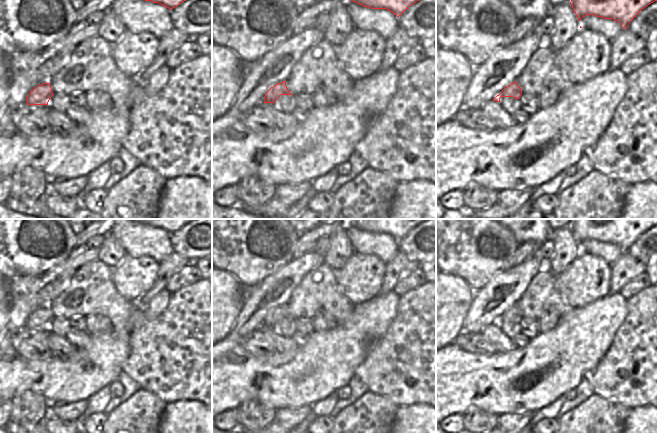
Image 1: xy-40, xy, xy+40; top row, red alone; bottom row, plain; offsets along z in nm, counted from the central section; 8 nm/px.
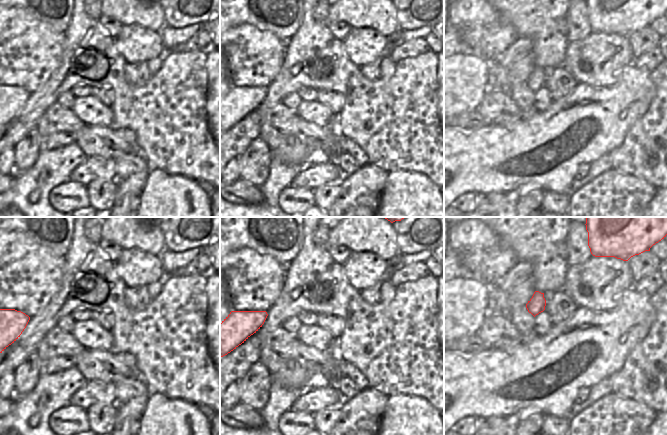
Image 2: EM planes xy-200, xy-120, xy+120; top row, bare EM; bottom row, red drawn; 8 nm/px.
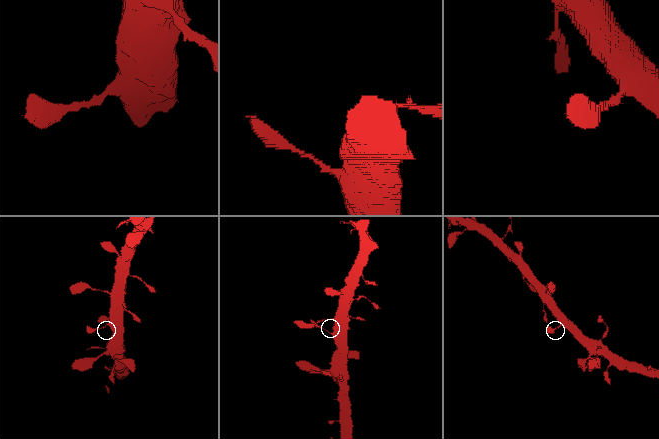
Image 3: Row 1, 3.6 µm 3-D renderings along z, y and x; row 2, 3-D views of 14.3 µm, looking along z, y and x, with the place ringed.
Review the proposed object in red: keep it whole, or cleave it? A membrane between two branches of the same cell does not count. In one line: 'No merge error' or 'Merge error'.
No merge error.

